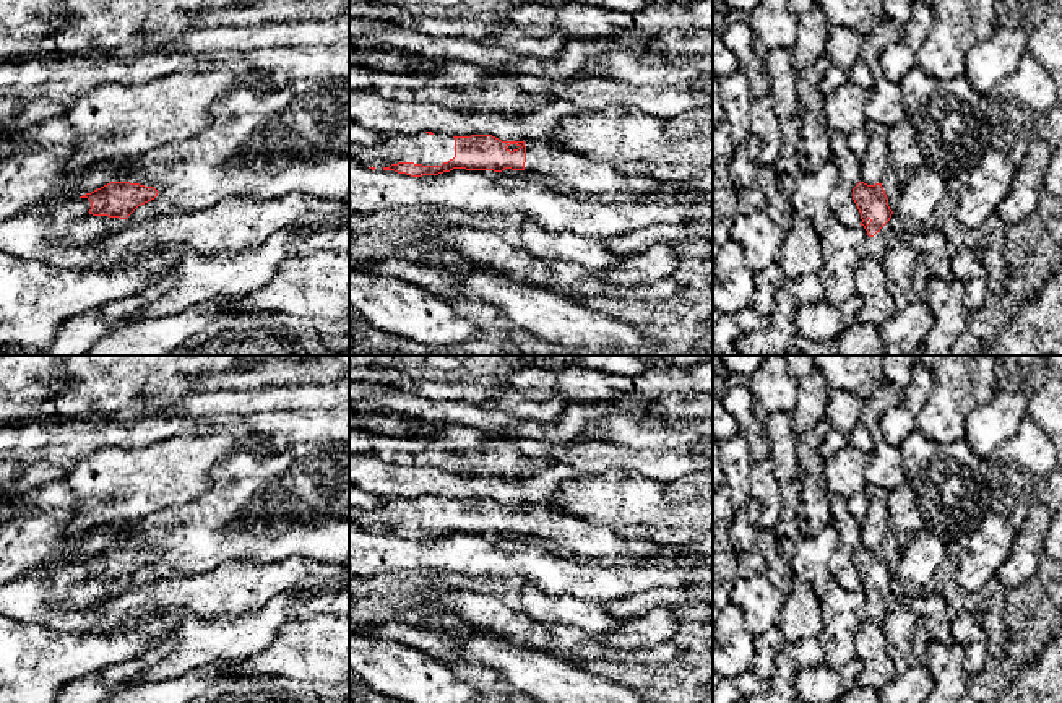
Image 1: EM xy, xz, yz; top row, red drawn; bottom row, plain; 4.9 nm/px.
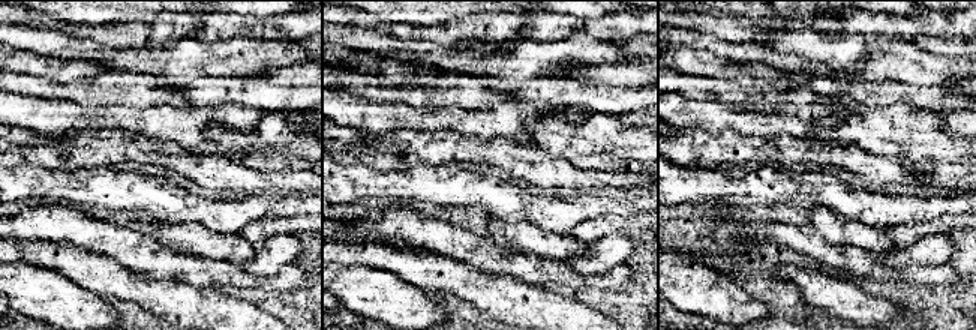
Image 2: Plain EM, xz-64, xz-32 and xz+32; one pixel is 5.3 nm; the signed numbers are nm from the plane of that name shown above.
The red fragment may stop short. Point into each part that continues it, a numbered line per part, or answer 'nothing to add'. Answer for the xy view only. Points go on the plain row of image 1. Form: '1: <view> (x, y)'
1: xy (41, 598)

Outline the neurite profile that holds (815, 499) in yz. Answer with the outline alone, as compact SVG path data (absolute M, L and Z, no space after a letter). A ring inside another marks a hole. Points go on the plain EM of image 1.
M822 419L812 430L801 433L797 438L797 463L802 481L802 507L799 511L799 529L804 536L818 534L828 524L830 492L823 471L825 459L820 445L830 432L830 422Z

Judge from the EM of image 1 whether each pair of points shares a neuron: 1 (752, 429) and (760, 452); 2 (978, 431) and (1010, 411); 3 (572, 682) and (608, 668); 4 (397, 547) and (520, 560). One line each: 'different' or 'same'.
1: same
2: same
3: different
4: same

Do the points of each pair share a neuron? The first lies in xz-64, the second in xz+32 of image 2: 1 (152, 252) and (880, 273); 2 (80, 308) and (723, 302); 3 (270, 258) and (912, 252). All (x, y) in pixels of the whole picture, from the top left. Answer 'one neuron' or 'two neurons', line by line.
1: one neuron
2: one neuron
3: one neuron

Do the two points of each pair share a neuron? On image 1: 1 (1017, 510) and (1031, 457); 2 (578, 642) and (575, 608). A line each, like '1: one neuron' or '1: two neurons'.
1: one neuron
2: two neurons

